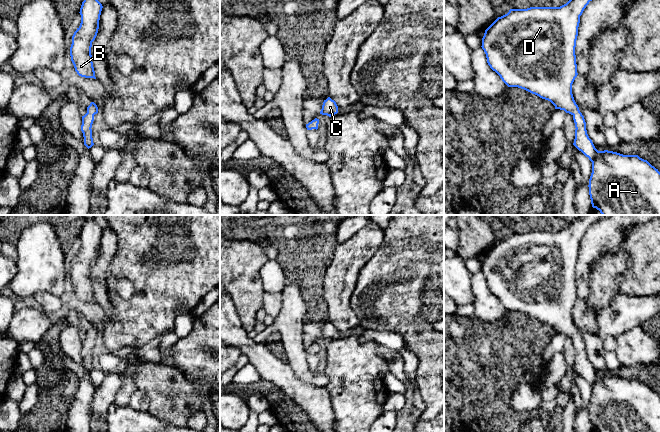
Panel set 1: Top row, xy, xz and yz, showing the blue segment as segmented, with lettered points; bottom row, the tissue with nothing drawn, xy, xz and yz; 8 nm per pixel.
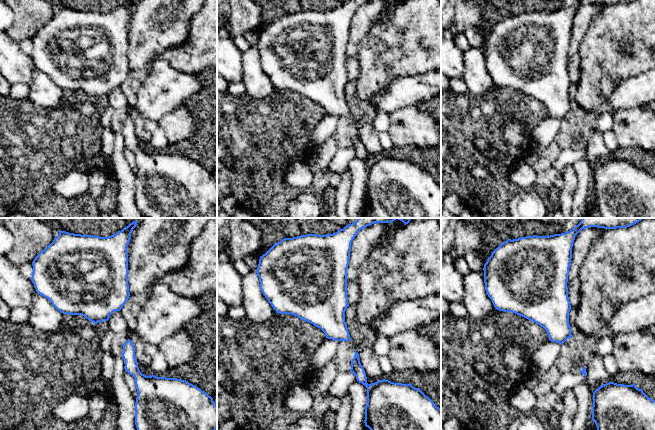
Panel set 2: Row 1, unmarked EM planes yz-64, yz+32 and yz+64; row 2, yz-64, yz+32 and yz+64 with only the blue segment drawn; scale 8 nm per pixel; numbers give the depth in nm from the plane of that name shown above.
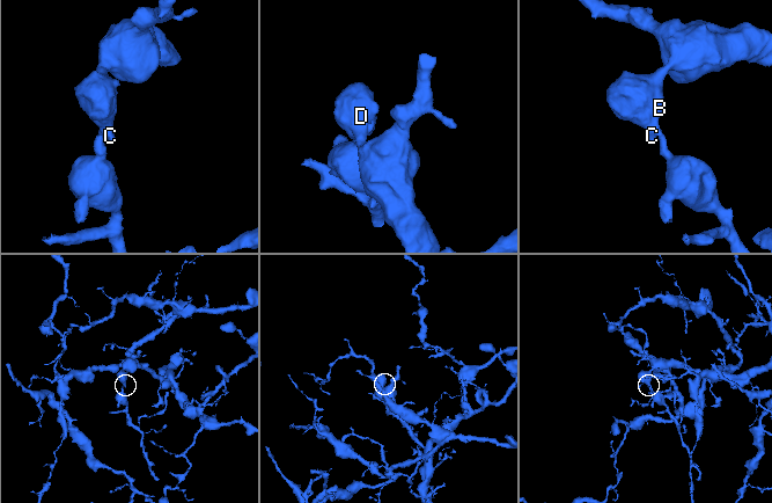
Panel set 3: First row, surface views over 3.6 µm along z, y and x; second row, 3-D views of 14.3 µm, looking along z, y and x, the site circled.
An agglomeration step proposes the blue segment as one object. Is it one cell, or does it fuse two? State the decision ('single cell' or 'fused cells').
single cell

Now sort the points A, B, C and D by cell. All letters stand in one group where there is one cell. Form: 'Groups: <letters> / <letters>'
Groups: A B C D

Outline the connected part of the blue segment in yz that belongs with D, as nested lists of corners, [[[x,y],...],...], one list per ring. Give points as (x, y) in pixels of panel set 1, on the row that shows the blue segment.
[[[569,0],[566,4],[560,7],[530,7],[527,9],[510,9],[509,12],[501,17],[498,17],[486,30],[482,38],[482,49],[484,50],[487,58],[487,63],[490,68],[495,71],[502,81],[508,87],[518,87],[524,89],[532,94],[539,96],[542,99],[550,101],[555,109],[564,110],[573,116],[575,123],[575,139],[573,145],[581,151],[592,162],[592,173],[589,179],[589,195],[593,208],[600,211],[602,215],[660,215],[660,172],[654,166],[652,166],[647,160],[640,158],[638,155],[623,155],[613,151],[598,151],[592,140],[589,138],[586,130],[586,122],[584,116],[579,110],[572,94],[572,84],[577,77],[577,64],[575,47],[578,36],[578,27],[580,23],[580,16],[584,9],[592,0]]]

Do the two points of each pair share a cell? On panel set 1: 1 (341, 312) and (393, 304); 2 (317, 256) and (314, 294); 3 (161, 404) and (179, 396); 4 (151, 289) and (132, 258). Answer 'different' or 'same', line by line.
1: different
2: same
3: same
4: same

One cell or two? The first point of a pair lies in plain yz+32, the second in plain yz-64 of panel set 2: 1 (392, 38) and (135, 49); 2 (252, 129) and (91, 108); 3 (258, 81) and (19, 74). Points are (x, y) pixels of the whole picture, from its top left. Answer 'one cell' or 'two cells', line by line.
1: two cells
2: two cells
3: two cells

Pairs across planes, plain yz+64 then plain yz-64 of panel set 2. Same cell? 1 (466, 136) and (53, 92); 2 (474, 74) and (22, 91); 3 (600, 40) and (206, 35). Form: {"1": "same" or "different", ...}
{"1": "different", "2": "different", "3": "same"}

